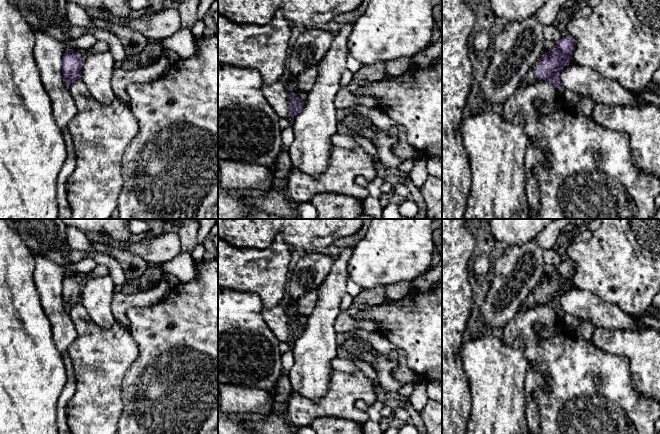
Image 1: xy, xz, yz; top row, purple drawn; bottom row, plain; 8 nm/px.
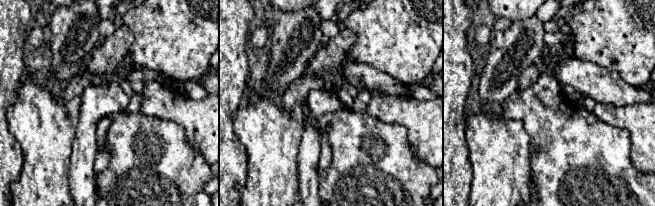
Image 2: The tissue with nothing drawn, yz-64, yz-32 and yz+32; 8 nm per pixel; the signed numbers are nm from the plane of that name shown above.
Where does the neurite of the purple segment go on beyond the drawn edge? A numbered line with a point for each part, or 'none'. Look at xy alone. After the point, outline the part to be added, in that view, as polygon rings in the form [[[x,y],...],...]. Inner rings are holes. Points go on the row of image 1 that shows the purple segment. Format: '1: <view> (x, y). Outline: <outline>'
none

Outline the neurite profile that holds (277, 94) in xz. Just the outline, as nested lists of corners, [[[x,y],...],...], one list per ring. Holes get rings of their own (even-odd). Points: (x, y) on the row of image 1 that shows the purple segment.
[[[281,82],[264,84],[262,92],[280,118],[292,118],[290,113],[291,91],[286,84]]]

